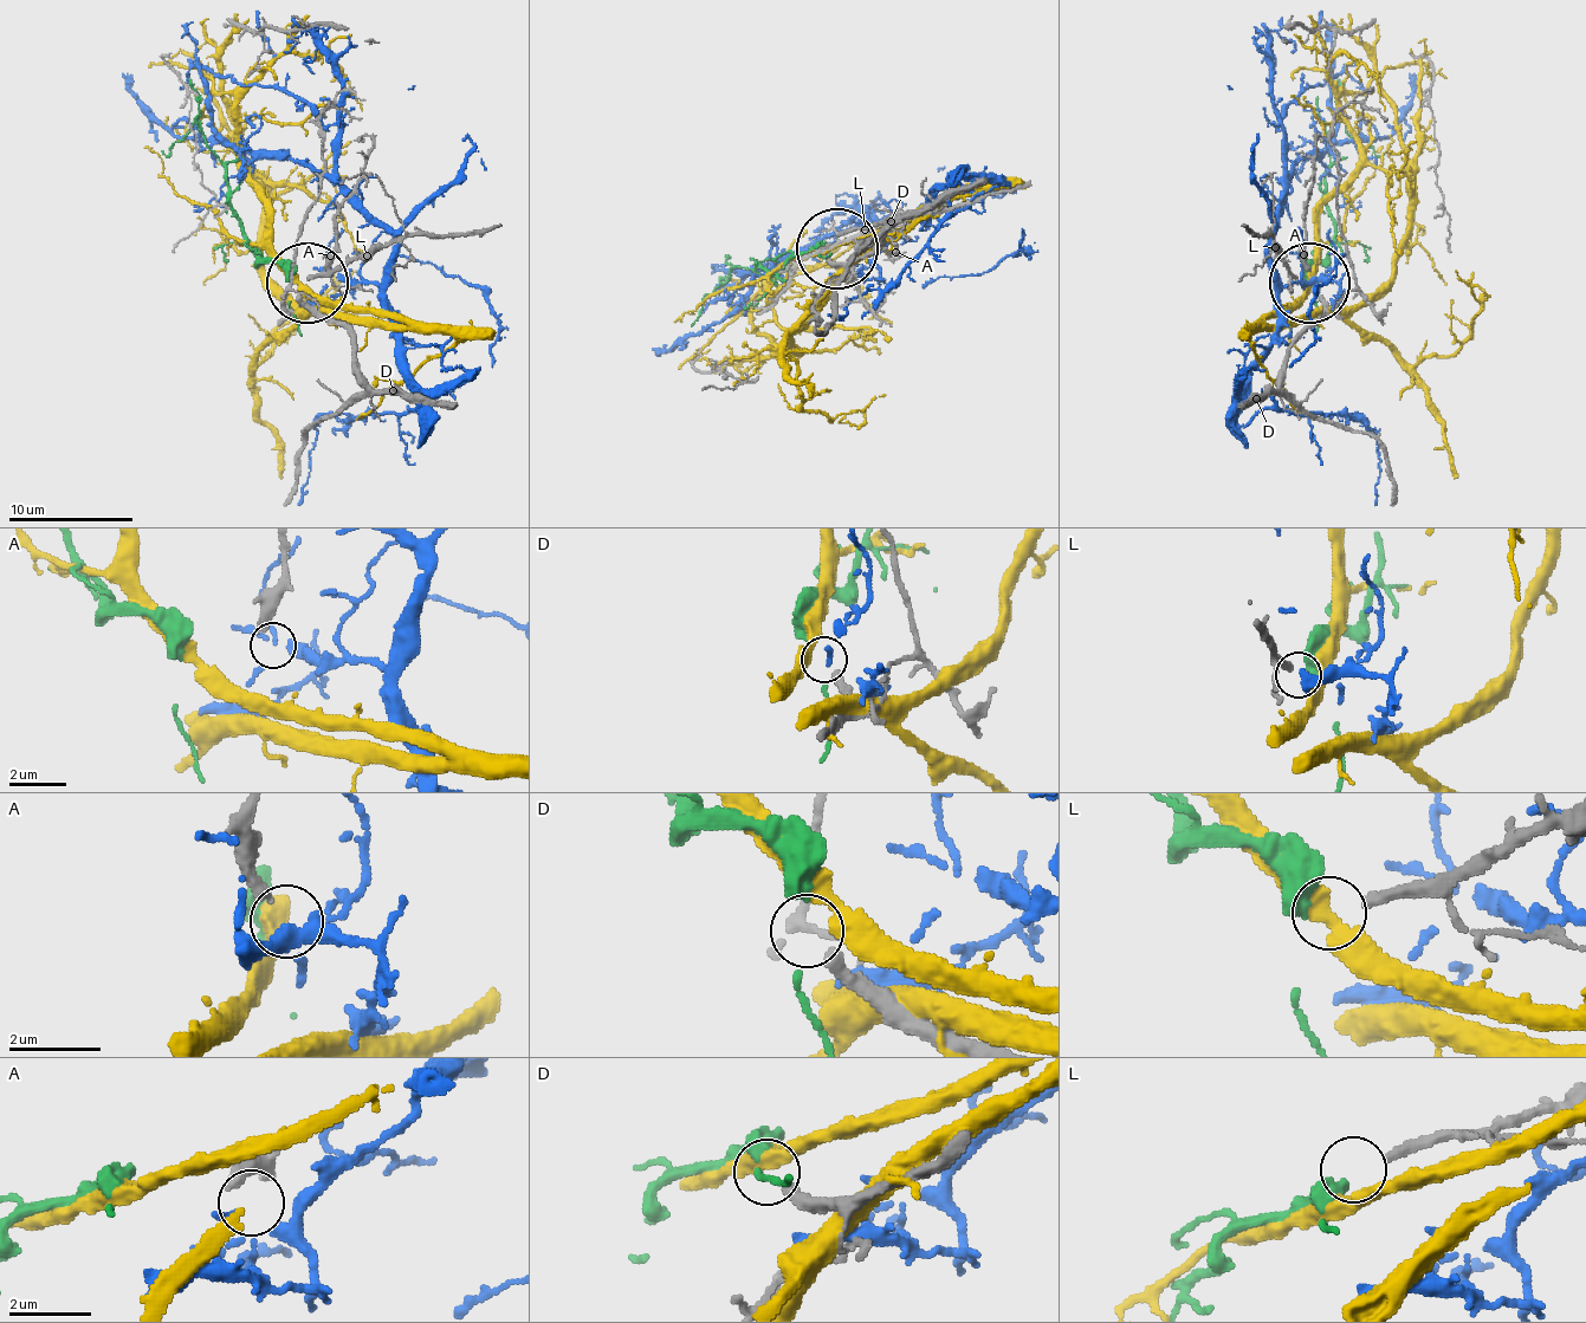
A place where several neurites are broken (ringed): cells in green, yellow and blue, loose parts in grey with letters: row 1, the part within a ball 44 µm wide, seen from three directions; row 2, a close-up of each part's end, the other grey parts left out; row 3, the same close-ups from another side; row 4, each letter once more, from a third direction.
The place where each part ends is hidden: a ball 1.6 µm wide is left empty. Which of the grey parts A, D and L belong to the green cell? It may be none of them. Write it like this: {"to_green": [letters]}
{"to_green": ["L"]}

